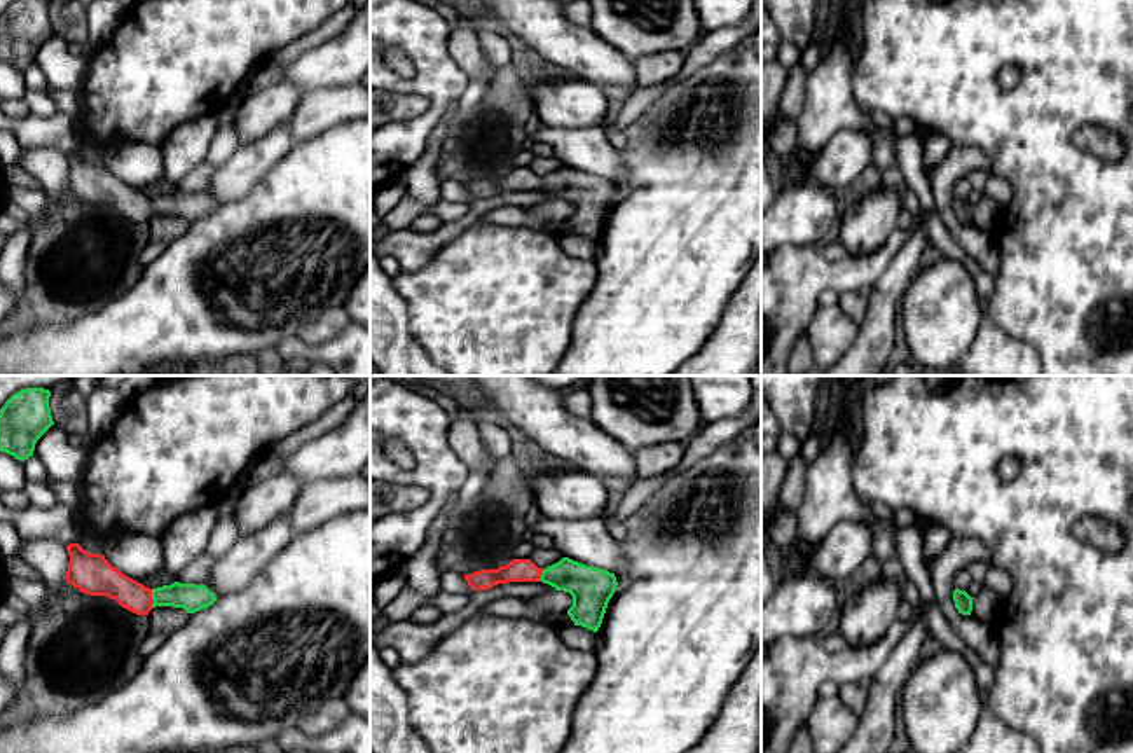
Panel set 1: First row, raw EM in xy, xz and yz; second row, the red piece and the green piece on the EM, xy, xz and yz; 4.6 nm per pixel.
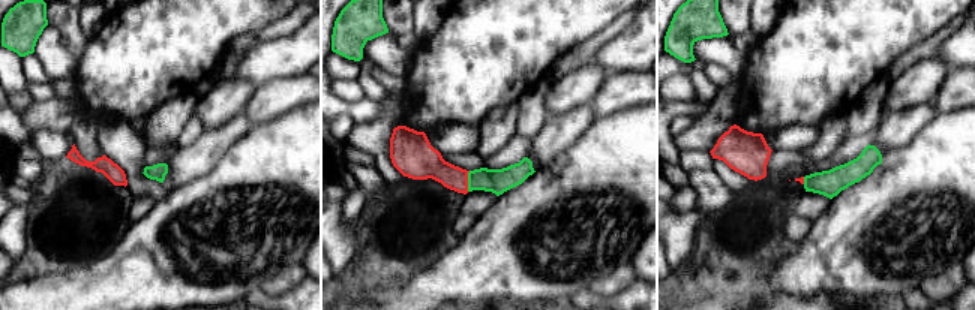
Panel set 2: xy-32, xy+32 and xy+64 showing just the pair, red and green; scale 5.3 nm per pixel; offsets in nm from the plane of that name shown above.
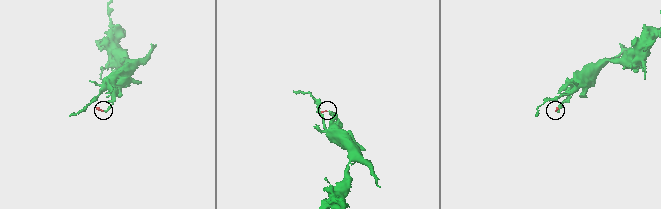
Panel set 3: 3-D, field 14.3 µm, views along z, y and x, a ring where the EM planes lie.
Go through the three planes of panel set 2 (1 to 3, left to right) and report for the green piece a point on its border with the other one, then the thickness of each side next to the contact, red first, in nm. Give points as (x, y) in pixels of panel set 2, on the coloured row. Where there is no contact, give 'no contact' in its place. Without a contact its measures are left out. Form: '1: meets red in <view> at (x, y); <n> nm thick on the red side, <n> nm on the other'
1: no contact
2: meets red in xy+32 at (467, 181); 180 nm thick on the red side, 130 nm on the other
3: meets red in xy+64 at (803, 180); 30 nm thick on the red side, 140 nm on the other

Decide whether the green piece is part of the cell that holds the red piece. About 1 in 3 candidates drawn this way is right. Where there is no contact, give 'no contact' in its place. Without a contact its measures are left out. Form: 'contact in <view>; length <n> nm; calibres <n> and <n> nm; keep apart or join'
contact in xy; length 90 nm; calibres 160 and 130 nm; join

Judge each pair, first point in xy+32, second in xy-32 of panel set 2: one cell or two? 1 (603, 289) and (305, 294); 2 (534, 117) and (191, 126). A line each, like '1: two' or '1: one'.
1: two
2: one

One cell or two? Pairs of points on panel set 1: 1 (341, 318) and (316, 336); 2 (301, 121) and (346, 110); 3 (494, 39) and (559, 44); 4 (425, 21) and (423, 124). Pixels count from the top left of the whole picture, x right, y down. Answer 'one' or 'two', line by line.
1: one
2: one
3: two
4: one

